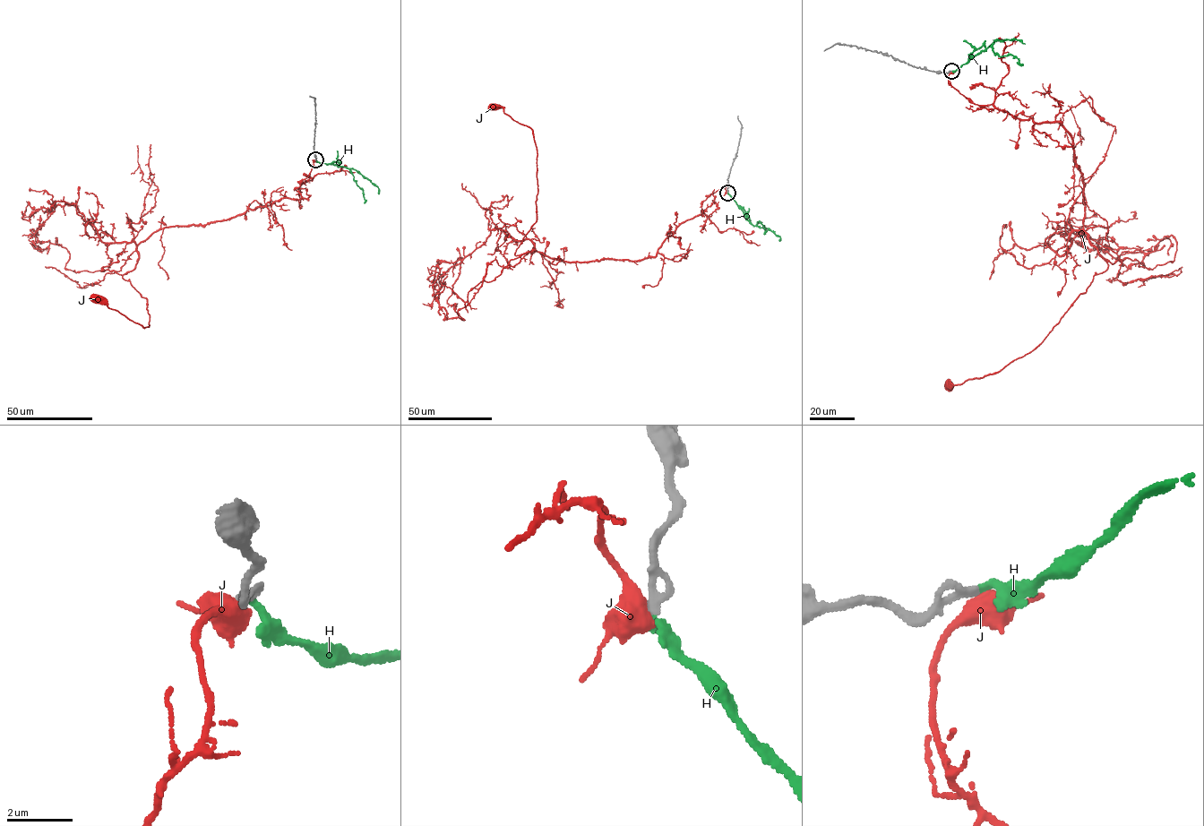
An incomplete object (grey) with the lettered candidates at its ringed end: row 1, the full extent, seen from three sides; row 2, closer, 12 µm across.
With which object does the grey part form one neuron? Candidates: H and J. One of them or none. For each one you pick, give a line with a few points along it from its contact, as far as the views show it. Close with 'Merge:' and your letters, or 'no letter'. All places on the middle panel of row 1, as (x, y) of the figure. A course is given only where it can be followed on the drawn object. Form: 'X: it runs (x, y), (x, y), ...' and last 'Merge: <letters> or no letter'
H: it runs (727, 192), (751, 223), (754, 225), (759, 221), (761, 223), (763, 234)
Merge: H

